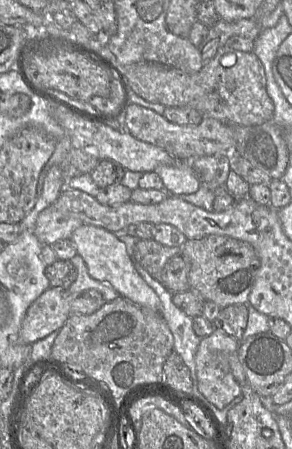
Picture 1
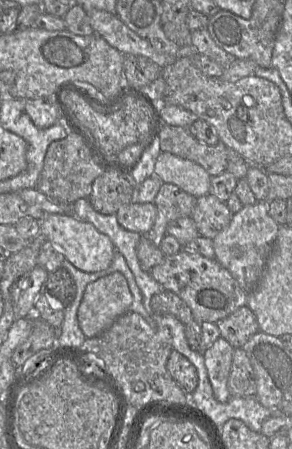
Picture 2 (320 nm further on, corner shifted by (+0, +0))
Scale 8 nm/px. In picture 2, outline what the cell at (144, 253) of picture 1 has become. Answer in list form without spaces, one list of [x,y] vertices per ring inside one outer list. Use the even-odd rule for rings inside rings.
[[[163,183],[154,200],[157,217],[151,230],[145,234],[147,238],[159,246],[167,234],[168,224],[178,218],[190,217],[196,201],[197,197],[188,194],[178,186]]]

